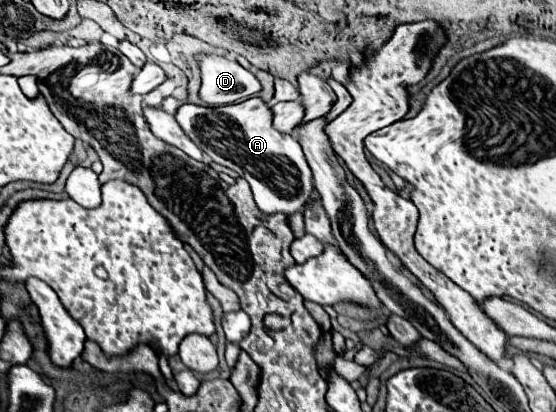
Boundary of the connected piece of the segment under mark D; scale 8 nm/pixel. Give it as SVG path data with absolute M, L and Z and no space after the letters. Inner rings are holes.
M196 54L200 68L200 98L208 106L238 104L262 90L258 78L232 58L216 54Z

